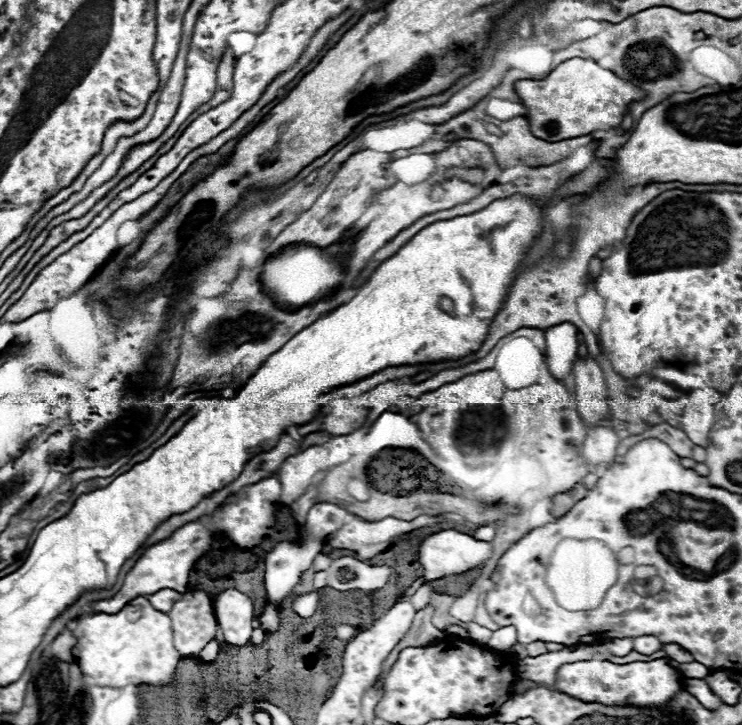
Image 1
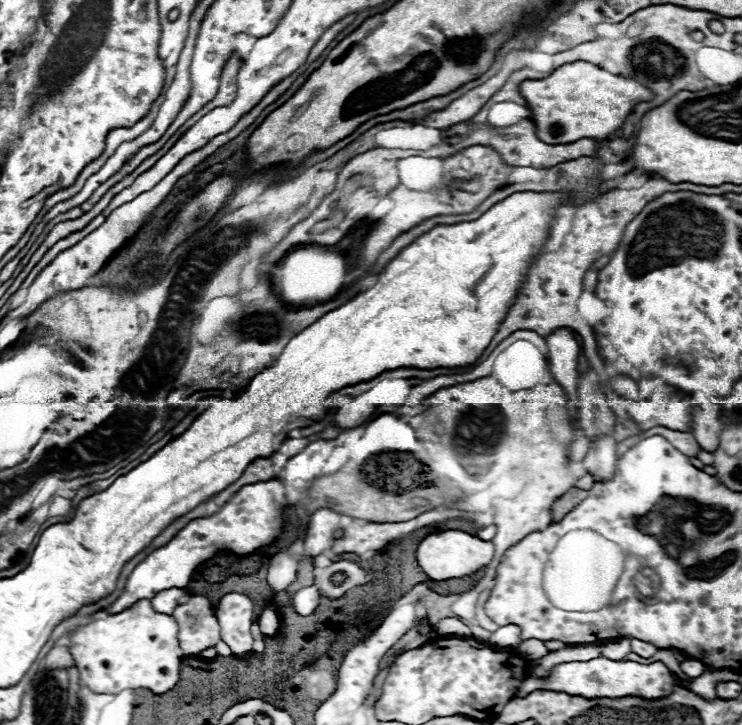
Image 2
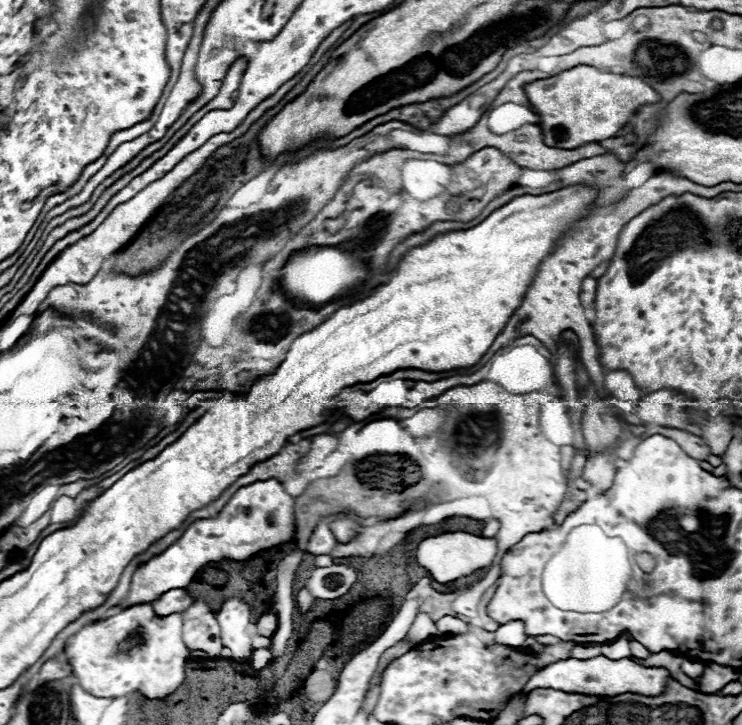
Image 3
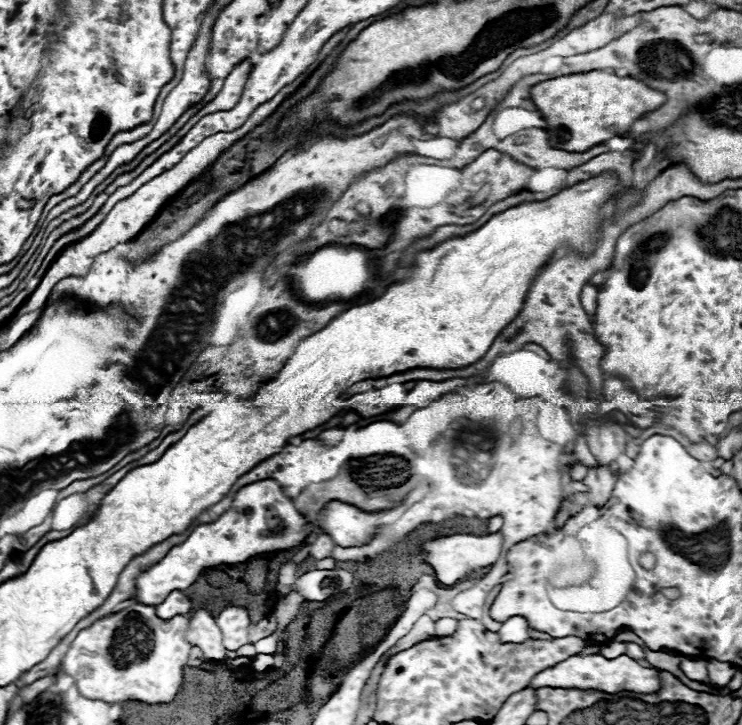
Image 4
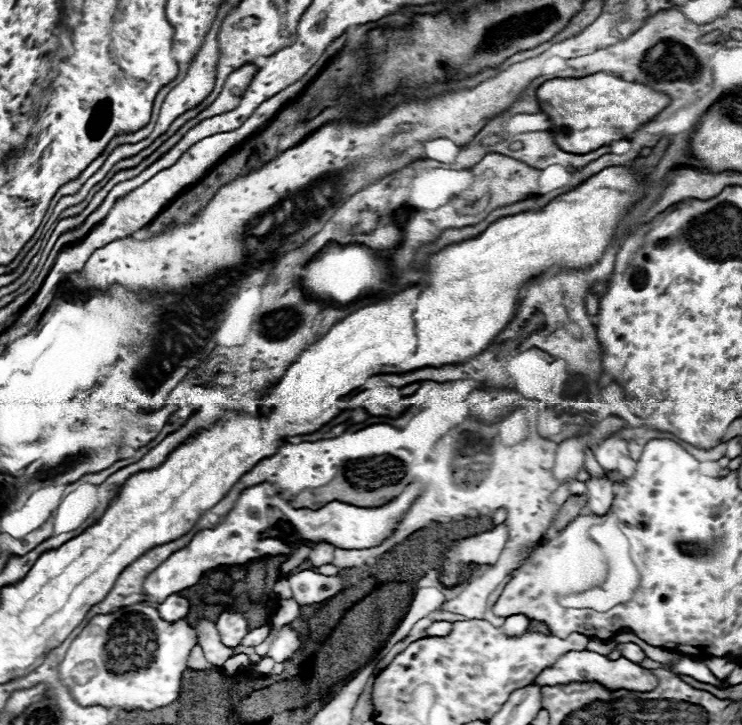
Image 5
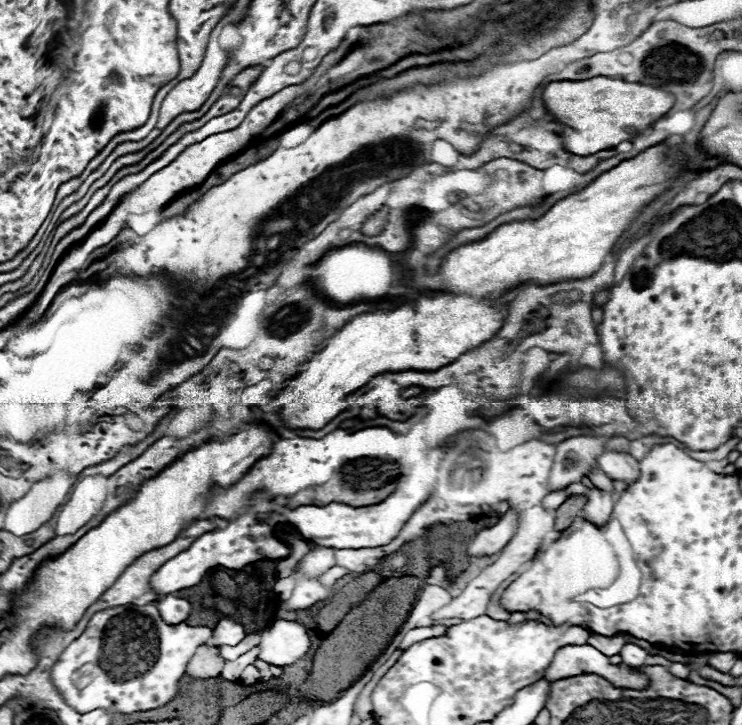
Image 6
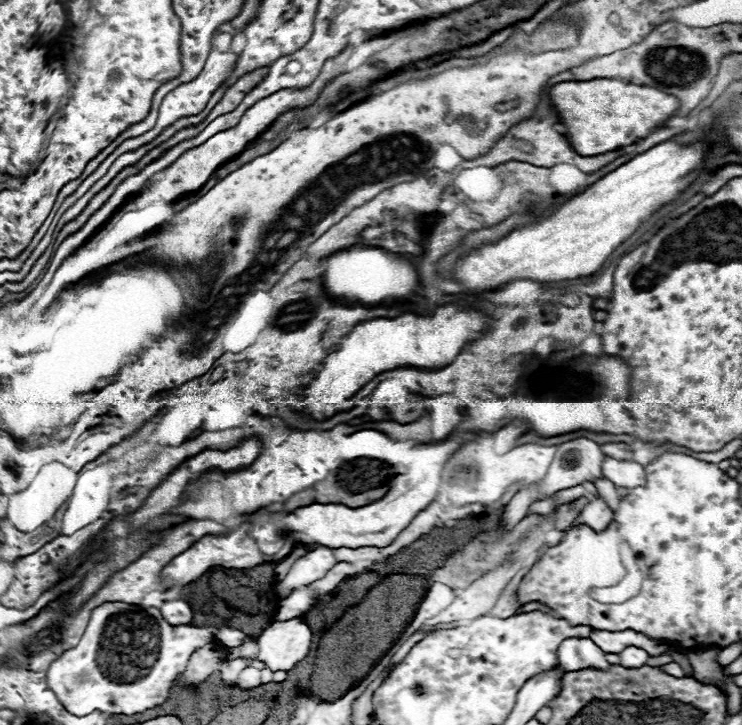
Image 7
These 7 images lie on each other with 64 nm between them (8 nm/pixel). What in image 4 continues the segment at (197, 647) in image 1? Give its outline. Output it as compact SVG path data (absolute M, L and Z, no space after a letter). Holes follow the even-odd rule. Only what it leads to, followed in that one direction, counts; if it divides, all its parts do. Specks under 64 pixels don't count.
M196 610L188 620L188 632L186 640L192 646L198 646L206 660L212 662L224 662L226 660L226 648L222 646L222 634L216 624L216 620L206 610Z

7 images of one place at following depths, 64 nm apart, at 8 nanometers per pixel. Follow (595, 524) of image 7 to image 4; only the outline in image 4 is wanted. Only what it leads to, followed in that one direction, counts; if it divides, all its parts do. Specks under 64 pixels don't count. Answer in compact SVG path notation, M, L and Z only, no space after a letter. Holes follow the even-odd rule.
M596 466L596 468L588 468L588 474L586 474L586 478L582 482L590 488L588 490L590 504L600 506L610 498L616 476L612 474L610 466Z

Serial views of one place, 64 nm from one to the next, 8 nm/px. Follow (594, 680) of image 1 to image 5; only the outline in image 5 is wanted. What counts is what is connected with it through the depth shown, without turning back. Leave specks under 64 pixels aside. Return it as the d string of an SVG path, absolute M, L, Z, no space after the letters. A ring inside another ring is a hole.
M582 650L582 652L568 652L564 654L552 668L546 668L536 676L534 684L544 686L544 684L570 684L572 680L596 680L598 684L604 684L604 688L632 688L634 692L650 692L656 688L656 676L652 670L642 668L640 664L634 664L626 658L610 660L598 652Z

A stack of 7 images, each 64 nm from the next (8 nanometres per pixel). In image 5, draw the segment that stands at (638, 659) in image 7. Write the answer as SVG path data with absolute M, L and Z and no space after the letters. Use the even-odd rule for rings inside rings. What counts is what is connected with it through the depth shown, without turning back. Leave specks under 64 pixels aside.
M624 644L622 646L622 656L628 658L628 660L632 660L632 662L636 662L636 664L640 664L646 658L644 652L640 650L640 646L636 646L636 644Z

